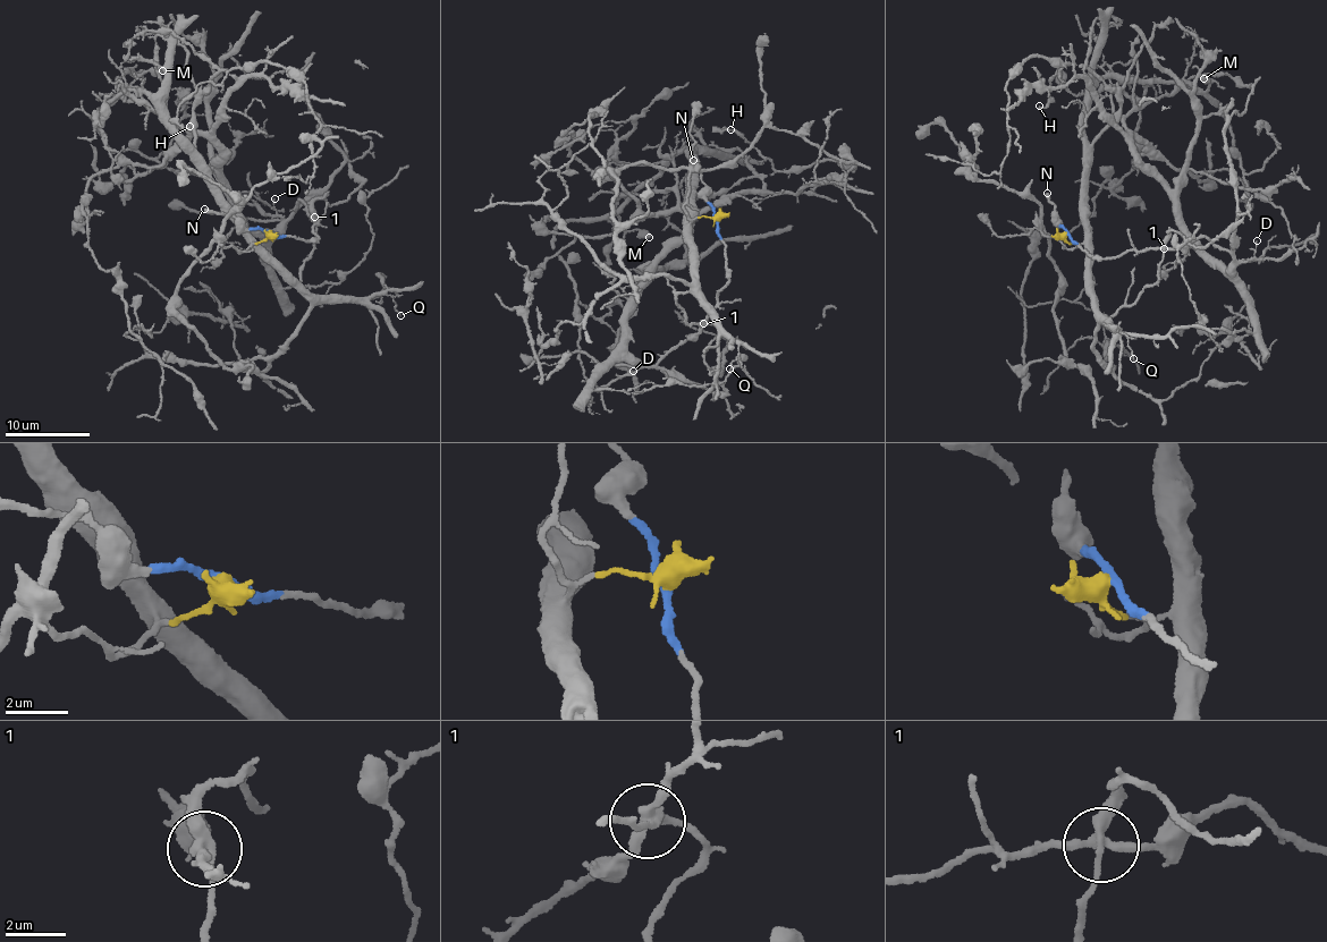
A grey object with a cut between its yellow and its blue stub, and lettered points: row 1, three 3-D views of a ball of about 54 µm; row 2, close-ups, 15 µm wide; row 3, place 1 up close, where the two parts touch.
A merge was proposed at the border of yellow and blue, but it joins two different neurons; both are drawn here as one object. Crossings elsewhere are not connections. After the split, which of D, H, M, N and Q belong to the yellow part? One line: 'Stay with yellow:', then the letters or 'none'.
Stay with yellow: H, M, Q

